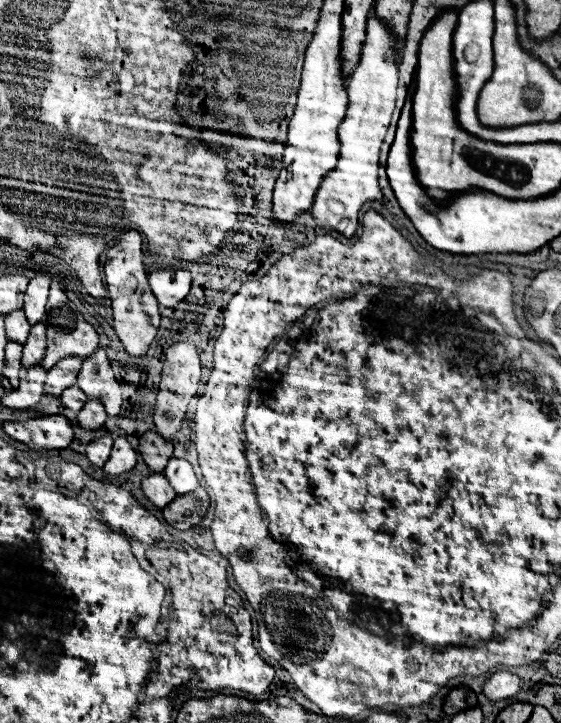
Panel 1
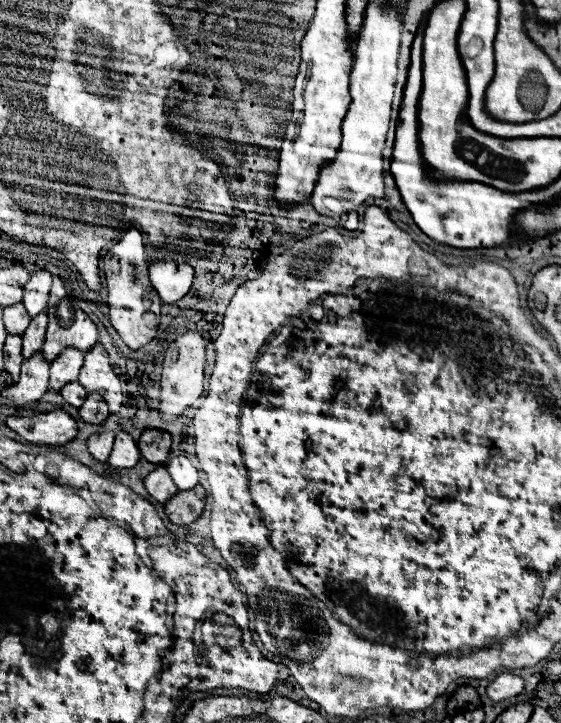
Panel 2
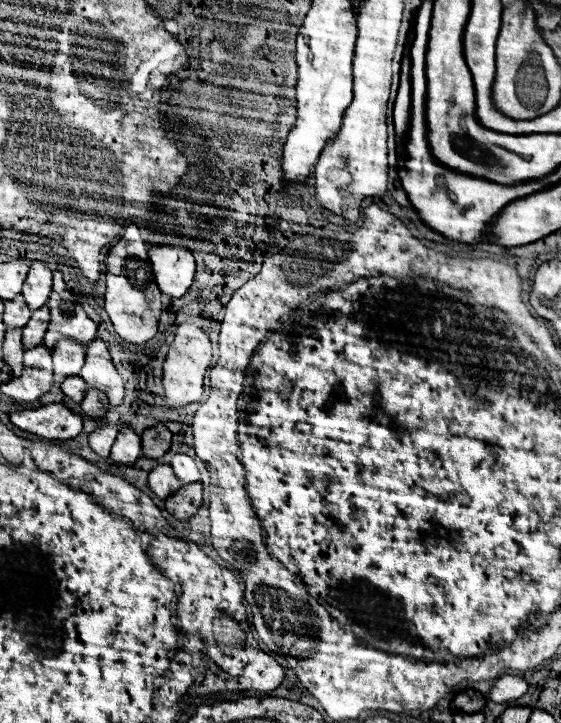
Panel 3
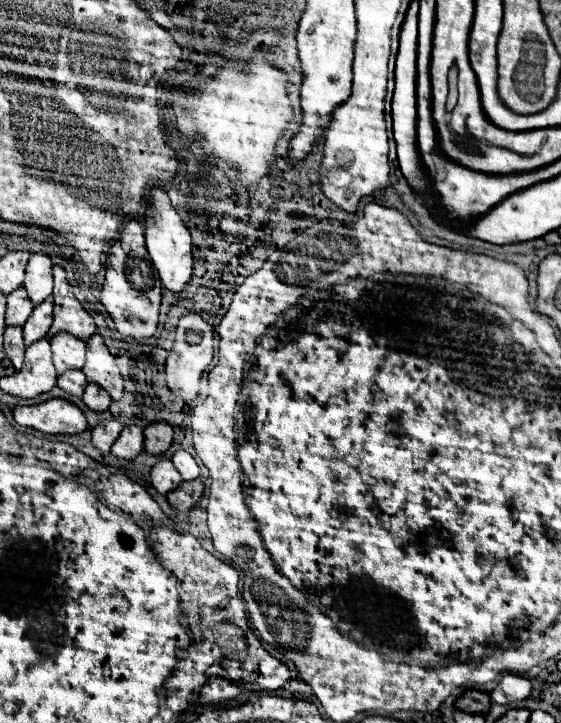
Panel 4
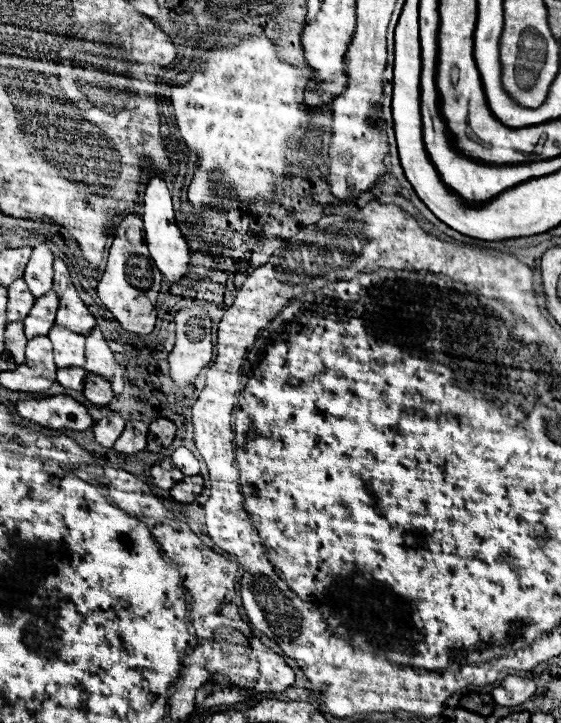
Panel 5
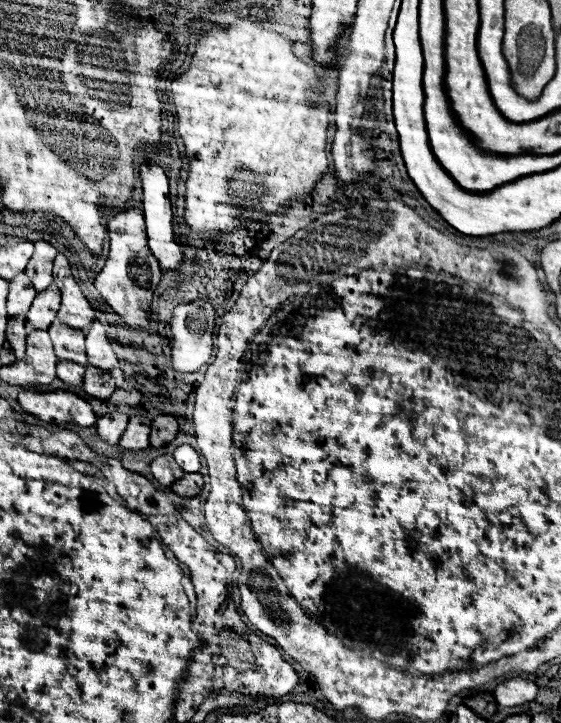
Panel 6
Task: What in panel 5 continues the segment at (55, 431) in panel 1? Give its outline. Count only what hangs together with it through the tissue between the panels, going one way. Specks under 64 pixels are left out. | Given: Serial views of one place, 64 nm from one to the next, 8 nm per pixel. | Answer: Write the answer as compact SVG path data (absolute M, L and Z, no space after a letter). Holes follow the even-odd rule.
M64 394L38 398L38 400L36 398L18 400L16 408L22 418L28 418L52 430L62 430L62 428L88 430L94 424L86 406Z

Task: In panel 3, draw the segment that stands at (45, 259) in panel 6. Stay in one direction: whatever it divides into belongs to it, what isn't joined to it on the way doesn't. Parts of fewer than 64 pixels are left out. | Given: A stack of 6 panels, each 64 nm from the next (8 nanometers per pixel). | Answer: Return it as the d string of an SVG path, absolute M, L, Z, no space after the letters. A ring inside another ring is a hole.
M34 260L30 264L28 276L26 276L24 288L22 288L26 304L32 310L38 310L38 308L42 308L48 302L50 292L52 292L52 270L48 268L46 262Z

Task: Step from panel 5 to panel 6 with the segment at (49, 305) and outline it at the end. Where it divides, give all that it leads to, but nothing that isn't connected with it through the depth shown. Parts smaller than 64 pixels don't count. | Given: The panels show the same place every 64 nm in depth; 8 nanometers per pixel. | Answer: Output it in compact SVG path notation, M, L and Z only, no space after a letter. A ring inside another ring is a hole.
M52 284L50 288L36 294L28 314L26 314L26 330L46 330L50 328L56 312L60 308L60 290Z

